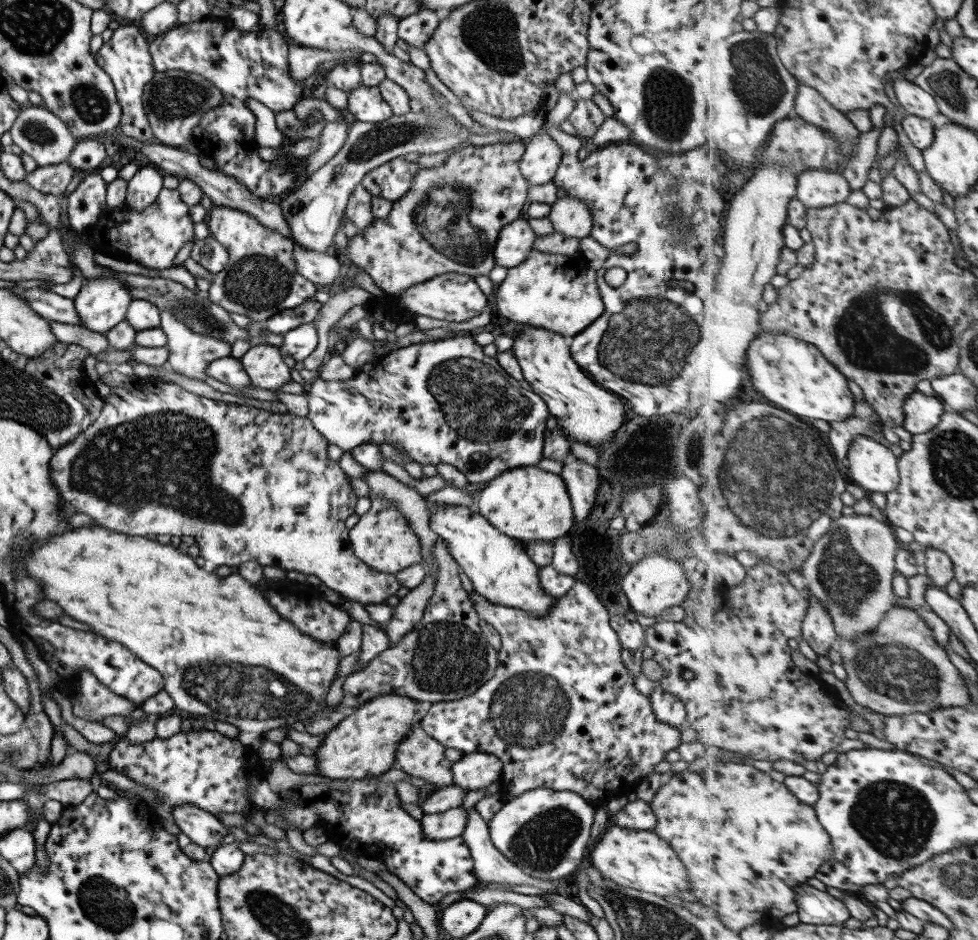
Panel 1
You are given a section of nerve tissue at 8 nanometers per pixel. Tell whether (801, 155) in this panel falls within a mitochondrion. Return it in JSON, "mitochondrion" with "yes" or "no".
{"mitochondrion":"no"}

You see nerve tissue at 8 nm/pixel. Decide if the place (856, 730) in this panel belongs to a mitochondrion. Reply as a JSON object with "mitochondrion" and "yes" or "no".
{"mitochondrion":"no"}

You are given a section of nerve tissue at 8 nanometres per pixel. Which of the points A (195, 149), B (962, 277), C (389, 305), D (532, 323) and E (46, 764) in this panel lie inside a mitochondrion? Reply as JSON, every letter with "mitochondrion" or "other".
{"A":"other","B":"other","C":"other","D":"other","E":"other"}

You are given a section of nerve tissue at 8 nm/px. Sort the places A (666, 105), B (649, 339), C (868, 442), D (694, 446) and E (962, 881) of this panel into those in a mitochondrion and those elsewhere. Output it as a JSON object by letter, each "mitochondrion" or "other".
{"A":"mitochondrion","B":"mitochondrion","C":"other","D":"mitochondrion","E":"mitochondrion"}

